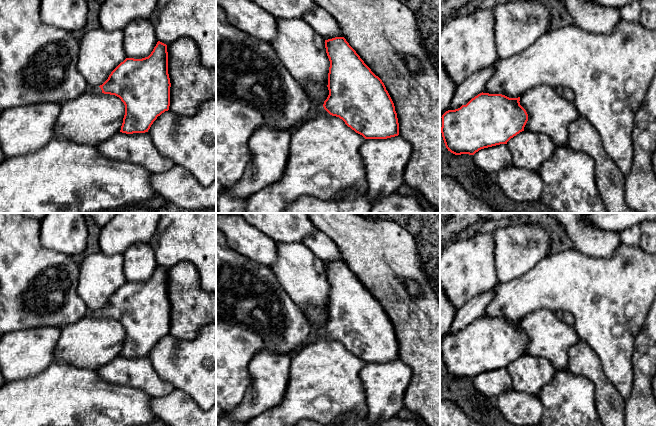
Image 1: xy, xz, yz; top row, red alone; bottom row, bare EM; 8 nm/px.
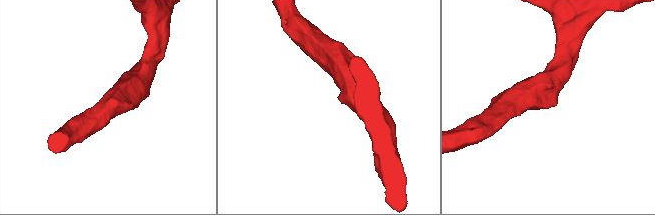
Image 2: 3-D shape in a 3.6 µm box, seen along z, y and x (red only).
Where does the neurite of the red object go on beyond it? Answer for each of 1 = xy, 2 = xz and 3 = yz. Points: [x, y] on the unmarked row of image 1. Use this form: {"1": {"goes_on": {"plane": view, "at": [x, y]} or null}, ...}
{"1": {"goes_on": {"plane": "xy", "at": [97, 313]}}, "2": {"goes_on": {"plane": "xz", "at": [314, 335]}}, "3": {"goes_on": null}}

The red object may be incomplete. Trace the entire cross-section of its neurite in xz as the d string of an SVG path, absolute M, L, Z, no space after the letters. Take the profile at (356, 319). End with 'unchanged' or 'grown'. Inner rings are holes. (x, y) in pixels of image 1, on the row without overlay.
M344 261L325 264L325 272L330 285L327 309L329 319L321 331L312 331L293 354L321 337L339 341L365 363L387 363L398 360L397 337L382 304L371 295Z; grown

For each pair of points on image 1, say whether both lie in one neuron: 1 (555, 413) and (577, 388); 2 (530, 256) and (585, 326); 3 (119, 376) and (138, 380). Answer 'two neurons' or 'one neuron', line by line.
1: one neuron
2: two neurons
3: one neuron

